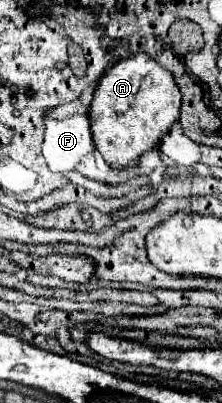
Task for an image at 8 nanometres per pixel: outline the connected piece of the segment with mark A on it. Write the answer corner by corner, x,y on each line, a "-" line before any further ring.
137,53
117,61
101,77
93,93
89,119
97,151
111,167
127,167
161,141
161,137
179,119
179,107
181,91
175,83
175,77
169,75
169,71
147,53

